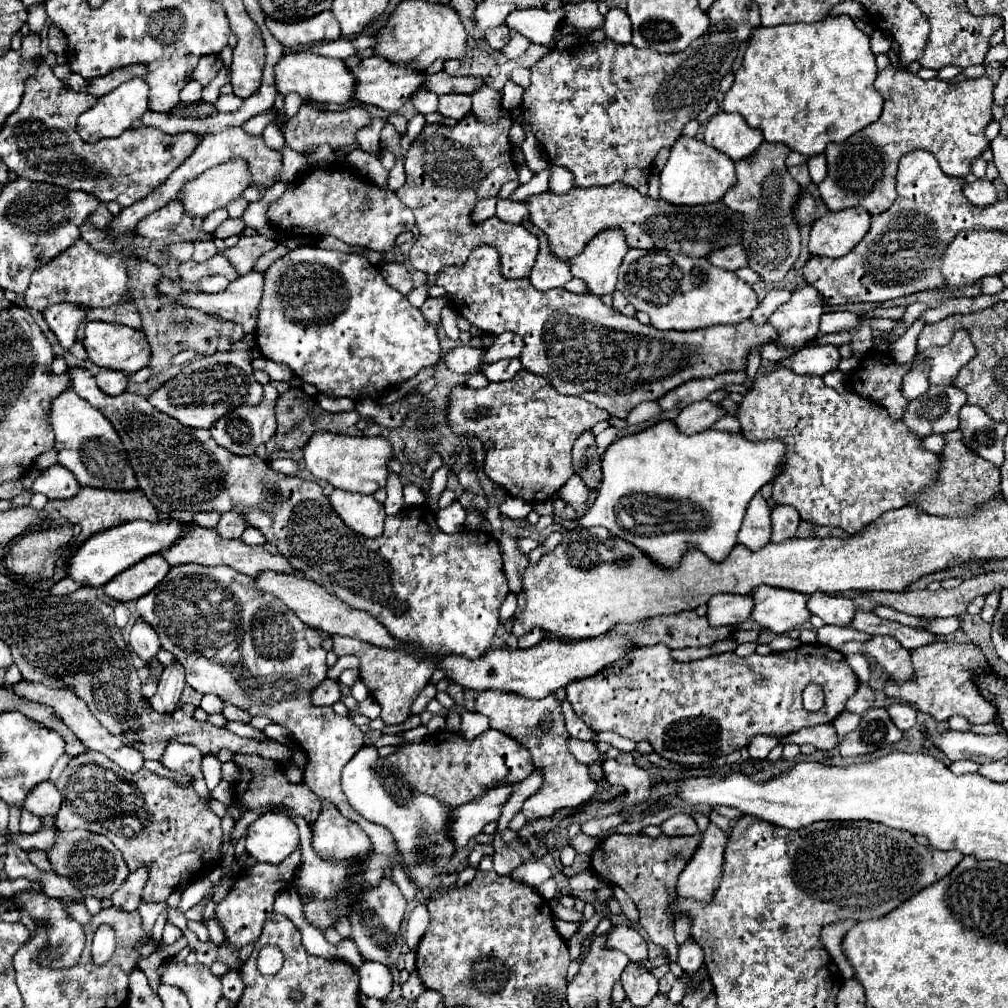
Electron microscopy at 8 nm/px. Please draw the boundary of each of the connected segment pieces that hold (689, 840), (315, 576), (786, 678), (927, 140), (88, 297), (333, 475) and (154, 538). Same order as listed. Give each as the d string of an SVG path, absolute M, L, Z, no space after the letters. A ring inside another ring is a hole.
M612 834L608 840L604 840L590 856L590 868L608 878L608 882L620 886L636 904L640 910L640 926L648 932L650 940L654 944L660 944L668 950L670 960L676 962L678 944L674 940L674 924L672 924L672 900L674 900L674 888L678 882L680 872L684 870L686 862L694 856L702 842L702 834L694 836L664 836L650 838L646 834Z
M70 366L66 370L72 382L72 390L98 408L118 430L118 436L126 448L130 466L136 474L138 486L154 504L154 508L162 514L172 510L188 510L188 512L218 512L224 514L228 510L236 510L244 514L248 526L258 528L268 542L278 546L278 552L292 562L292 568L304 574L308 580L314 580L324 590L336 594L348 606L356 610L366 610L376 620L380 620L386 630L398 640L396 650L382 650L372 644L344 638L344 636L330 636L332 650L340 654L354 654L360 658L360 676L362 682L368 686L370 696L382 706L380 718L386 724L402 724L410 716L412 702L422 692L422 688L430 682L430 676L440 666L444 656L466 656L478 658L482 656L496 634L500 624L500 604L508 594L508 582L504 576L502 554L498 540L480 530L468 530L460 534L444 534L436 526L434 512L428 506L410 506L400 510L396 516L386 518L386 526L382 536L378 538L364 538L350 530L338 514L334 514L330 498L324 494L322 486L316 482L302 480L298 476L286 476L276 472L268 460L260 456L236 456L216 446L208 430L192 430L172 416L156 410L148 404L144 396L136 396L124 392L122 398L112 398L98 390L94 376L88 368ZM408 648L424 648L424 656L416 656Z
M658 642L656 646L632 650L624 662L616 662L616 666L600 670L600 674L594 674L592 678L582 678L566 686L568 702L572 704L576 716L582 718L592 732L610 730L634 742L646 740L662 758L686 766L712 762L720 756L732 754L734 750L748 746L756 734L782 738L800 728L832 722L856 690L858 678L846 664L844 654L822 644L802 644L794 650L770 652L766 656L754 652L740 658L734 652L724 652L694 662L676 662L670 656L670 648ZM812 682L824 690L824 706L818 712L808 712L802 706L802 692Z
M888 66L886 70L882 70L878 74L874 86L884 98L884 108L882 108L880 118L874 124L866 126L864 130L852 134L852 138L844 140L844 142L840 142L840 144L832 142L832 146L828 146L828 150L826 150L828 154L824 152L824 156L828 160L828 178L824 178L824 182L820 182L818 188L820 188L822 200L834 212L852 208L852 206L862 206L870 214L888 210L888 206L892 206L892 202L896 200L898 162L908 152L928 150L936 156L936 160L940 162L940 168L948 176L966 176L970 172L972 160L976 156L980 156L982 150L986 150L990 146L990 142L982 134L984 126L992 118L990 102L992 102L994 84L988 76L964 80L958 86L950 86L944 80L920 80L916 74L900 72L896 66Z
M78 240L74 246L52 258L52 262L36 268L32 274L30 288L24 292L24 302L28 308L42 312L48 304L72 302L88 308L112 306L122 298L128 298L128 272L122 256L106 256L92 250L84 240Z
M314 434L308 440L308 446L304 446L302 450L302 460L306 468L318 480L326 480L334 488L360 494L374 494L378 488L386 484L388 476L386 462L390 456L392 448L380 436L366 438L366 436L344 436L344 434Z
M134 520L134 522L126 522L120 526L102 530L100 534L92 534L86 542L82 542L78 550L68 558L66 576L72 578L74 582L100 588L122 570L136 564L138 560L158 554L162 548L168 548L172 542L180 538L180 532L182 532L182 526L176 520L170 520L170 522Z

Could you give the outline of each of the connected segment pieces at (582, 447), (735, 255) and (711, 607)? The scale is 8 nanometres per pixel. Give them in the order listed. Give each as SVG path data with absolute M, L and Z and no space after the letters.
M586 430L586 434L580 434L580 438L574 442L572 448L572 468L574 472L584 480L588 490L598 490L598 484L602 480L602 466L598 456L598 444L592 430Z
M728 246L728 248L716 250L708 256L708 260L714 266L726 268L726 270L738 270L738 268L748 266L748 256L746 256L746 250L742 246Z
M714 594L708 600L708 624L710 626L734 626L744 622L752 612L752 598L740 594Z

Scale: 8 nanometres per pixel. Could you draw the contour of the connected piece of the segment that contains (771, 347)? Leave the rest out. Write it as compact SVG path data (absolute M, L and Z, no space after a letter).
M767 344L759 349L760 356L762 359L772 360L775 362L780 362L783 359L786 359L792 354L795 354L796 352L788 352L787 350L782 350L779 346L776 346L776 344Z

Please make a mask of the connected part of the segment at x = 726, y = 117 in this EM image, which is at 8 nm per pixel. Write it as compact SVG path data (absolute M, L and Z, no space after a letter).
M718 112L706 124L704 142L738 162L750 156L764 142L764 136L760 130L746 126L740 114Z

